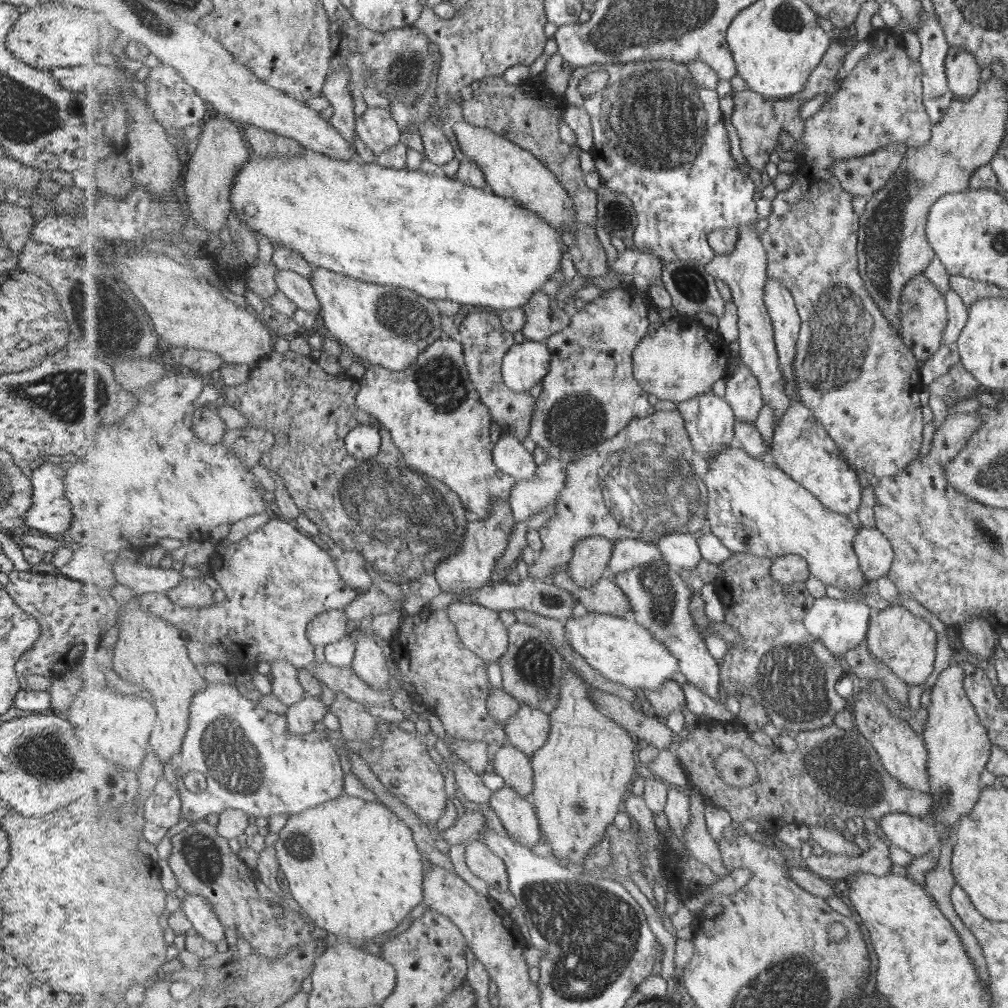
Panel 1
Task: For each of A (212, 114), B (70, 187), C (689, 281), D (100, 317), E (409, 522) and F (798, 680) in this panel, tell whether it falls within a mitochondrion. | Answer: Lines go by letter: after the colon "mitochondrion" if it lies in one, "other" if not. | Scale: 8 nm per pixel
A: other
B: other
C: mitochondrion
D: mitochondrion
E: mitochondrion
F: mitochondrion

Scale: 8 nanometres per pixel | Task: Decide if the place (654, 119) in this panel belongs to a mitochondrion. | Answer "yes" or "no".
yes

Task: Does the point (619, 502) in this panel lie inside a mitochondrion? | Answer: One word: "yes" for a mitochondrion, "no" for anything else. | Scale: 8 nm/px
yes

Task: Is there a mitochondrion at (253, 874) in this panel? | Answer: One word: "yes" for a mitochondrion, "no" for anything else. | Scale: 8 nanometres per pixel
no

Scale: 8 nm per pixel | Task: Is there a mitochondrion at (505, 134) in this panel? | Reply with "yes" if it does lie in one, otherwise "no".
no

